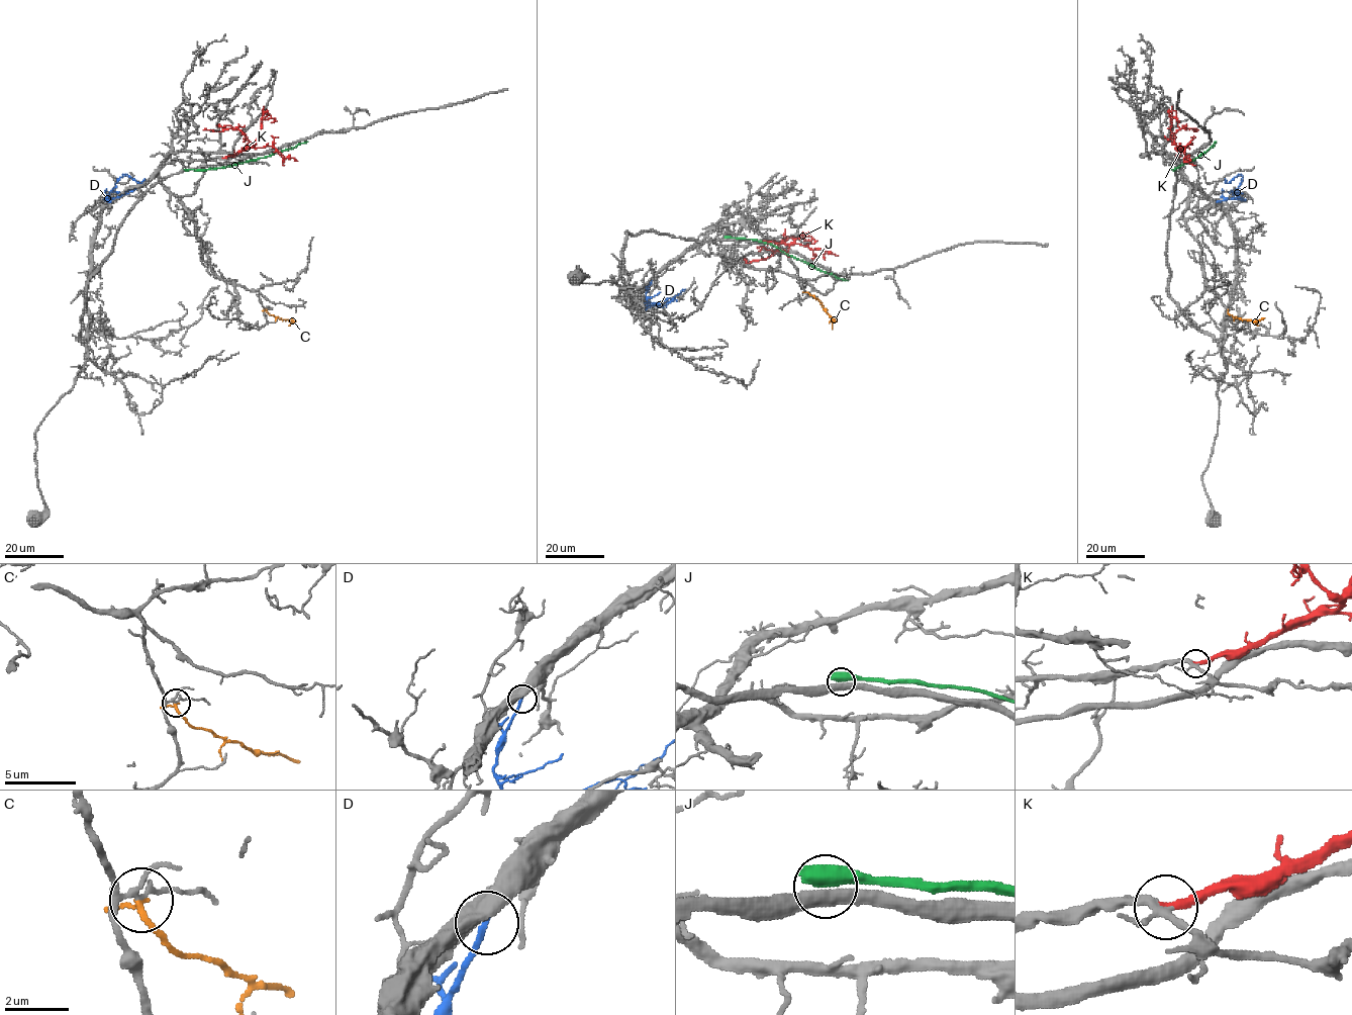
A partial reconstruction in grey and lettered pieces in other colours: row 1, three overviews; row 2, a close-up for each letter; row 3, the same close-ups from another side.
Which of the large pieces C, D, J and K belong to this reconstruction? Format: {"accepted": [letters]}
{"accepted": ["K"]}

